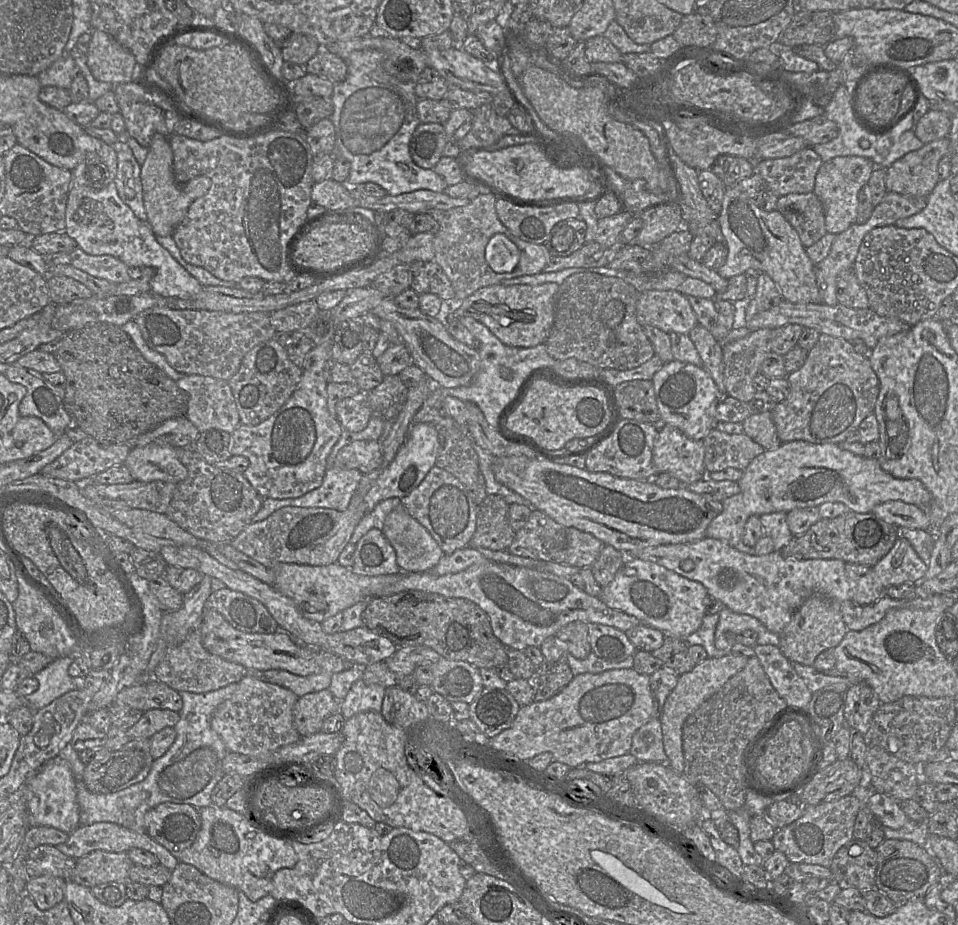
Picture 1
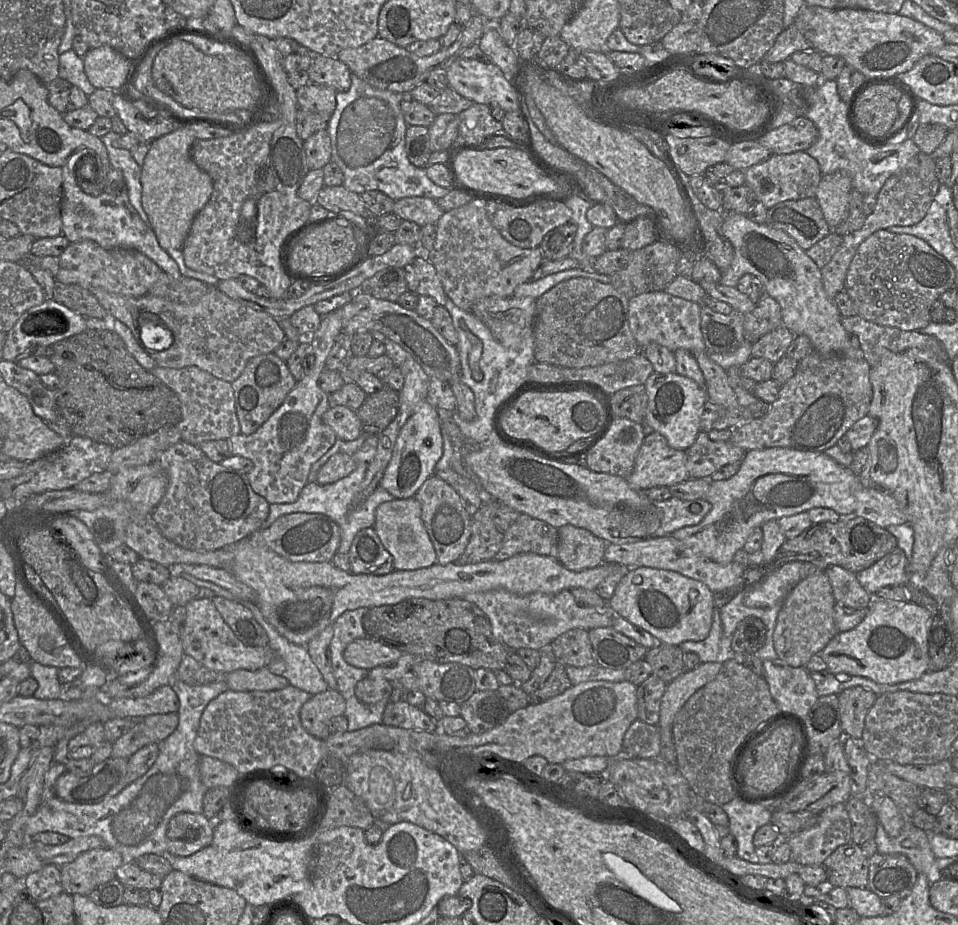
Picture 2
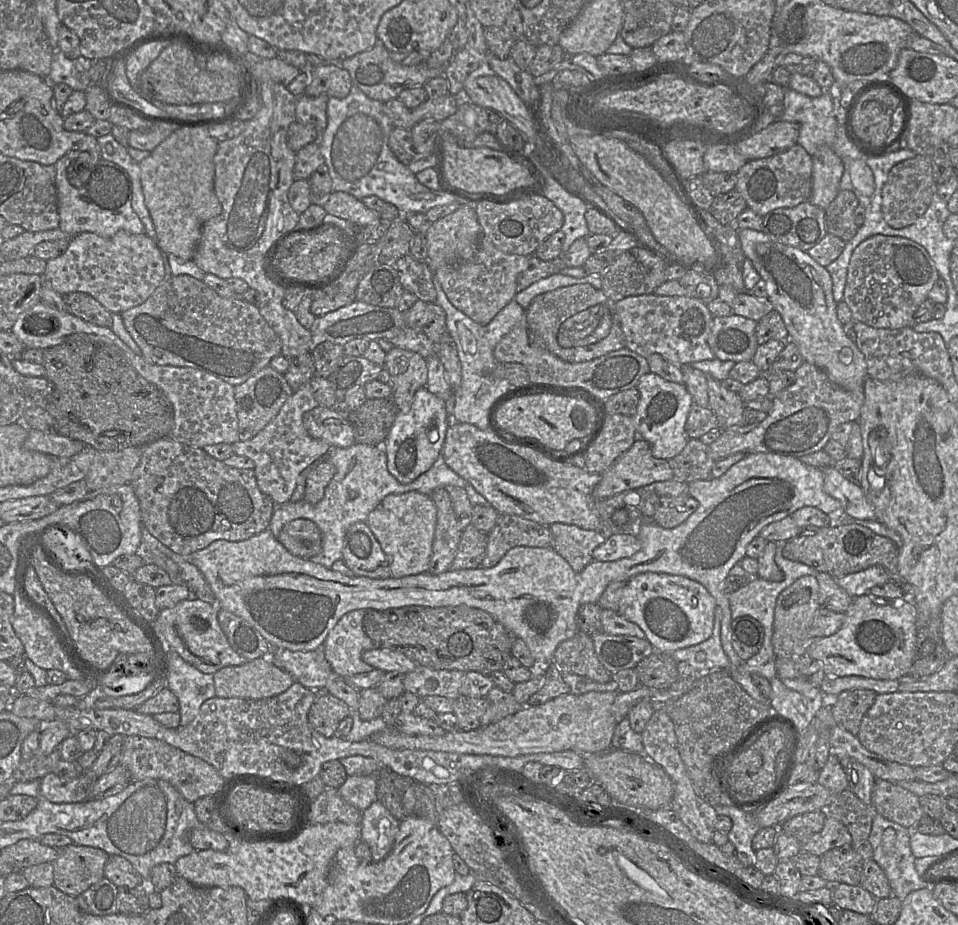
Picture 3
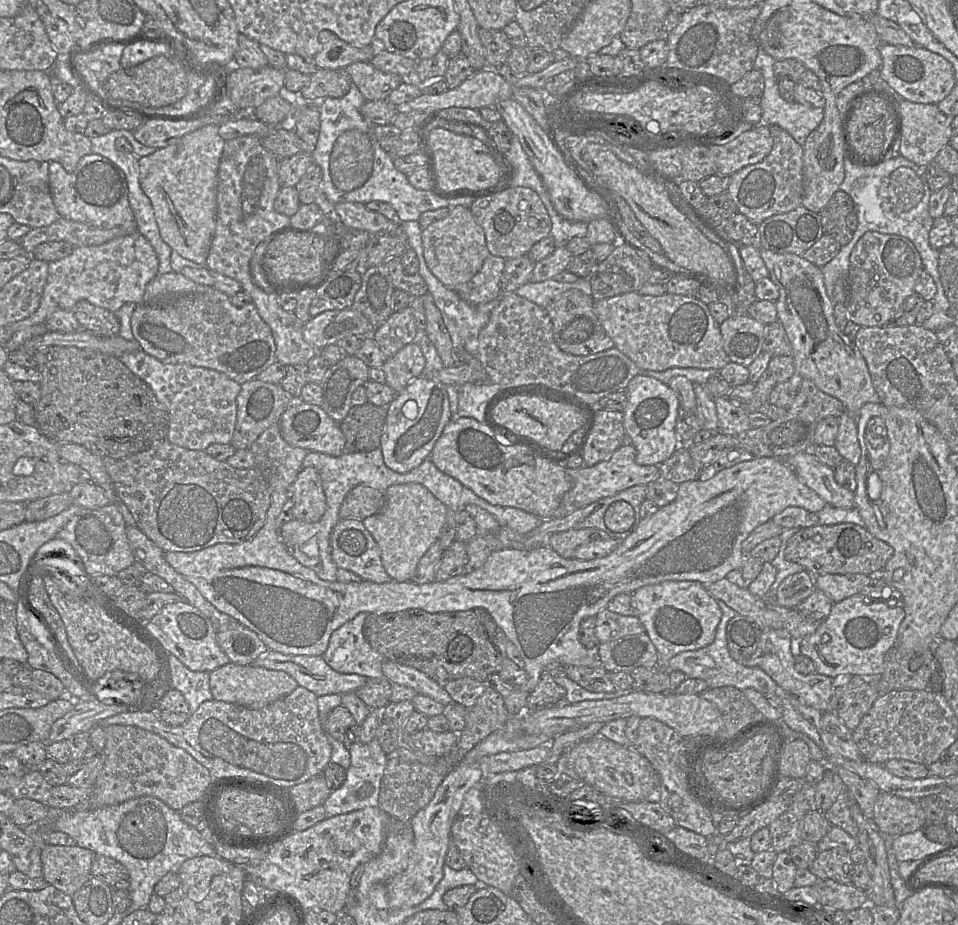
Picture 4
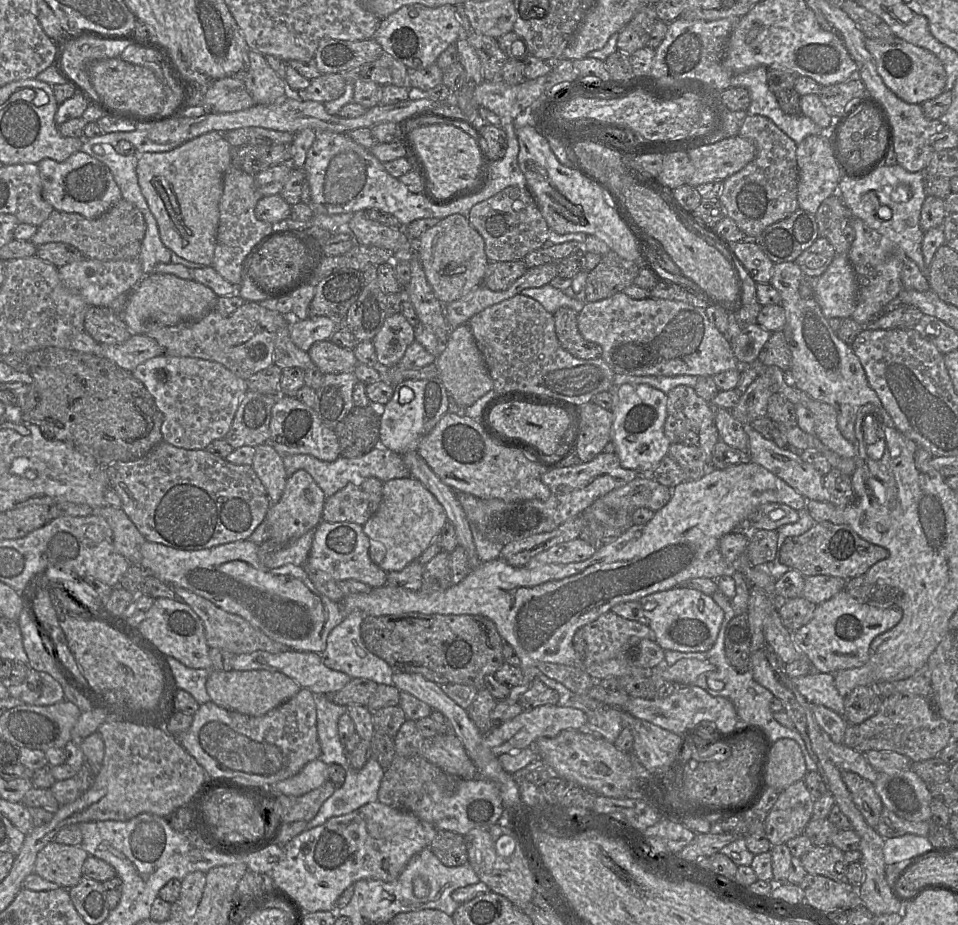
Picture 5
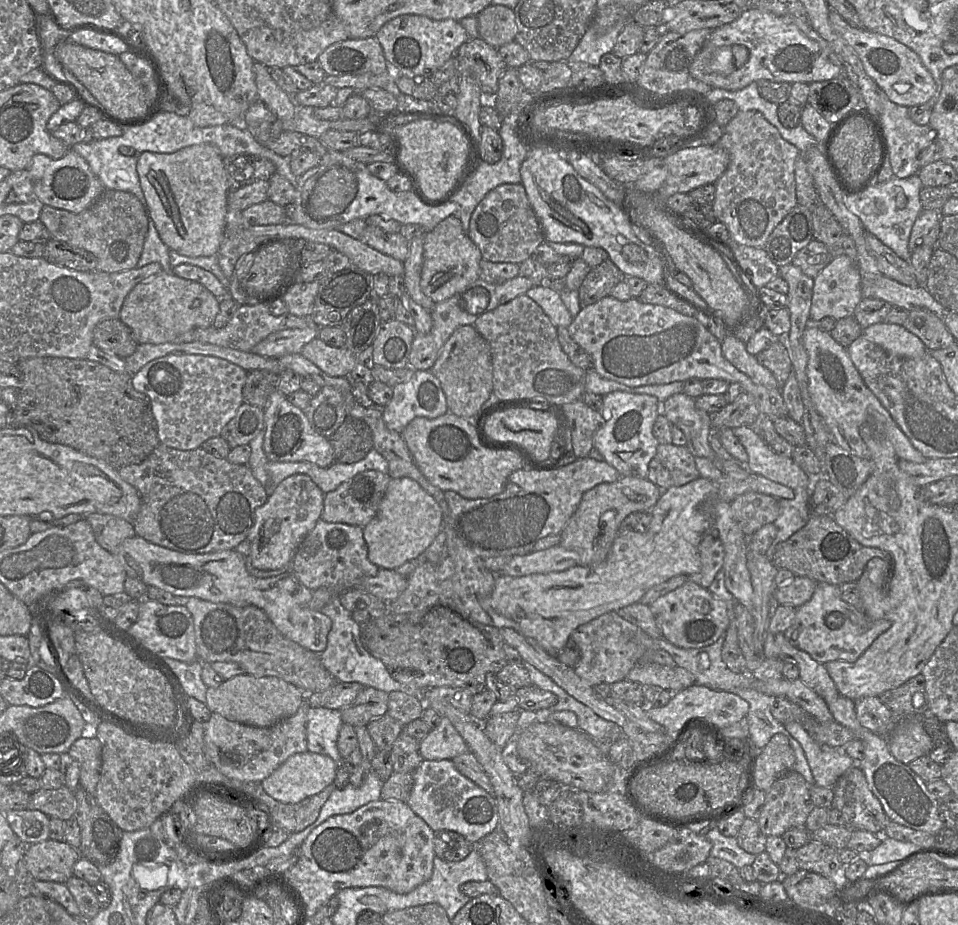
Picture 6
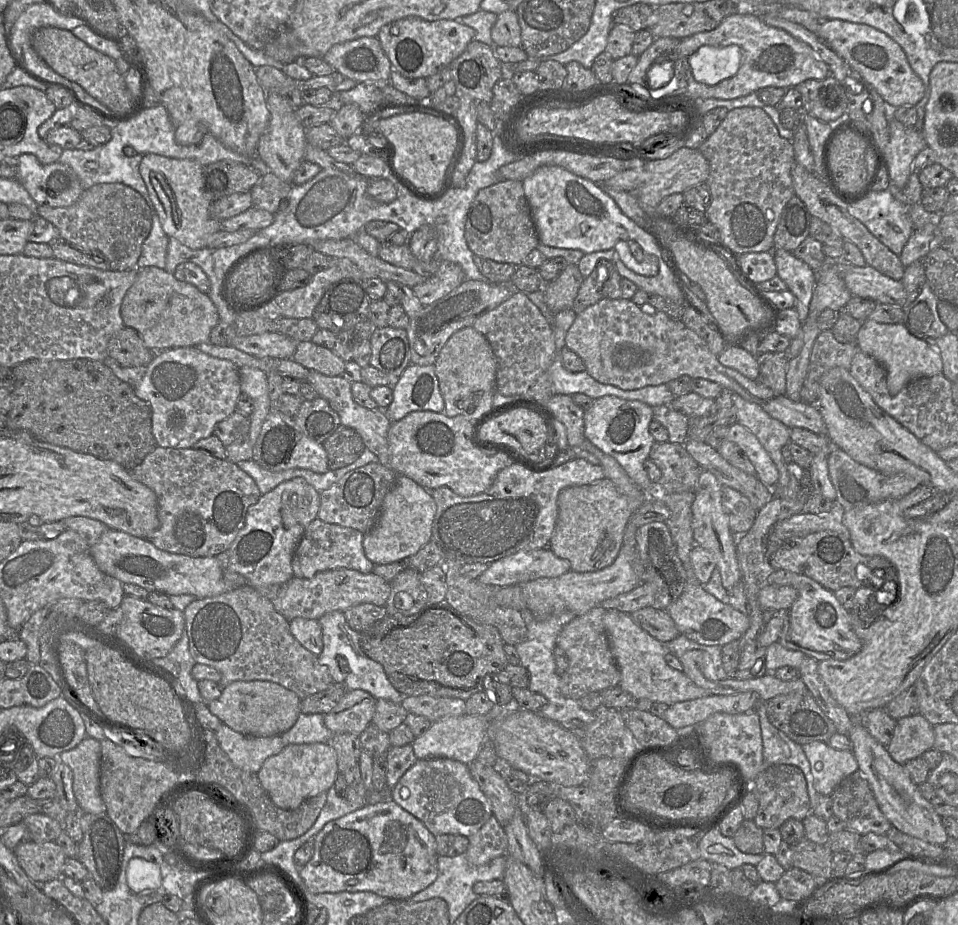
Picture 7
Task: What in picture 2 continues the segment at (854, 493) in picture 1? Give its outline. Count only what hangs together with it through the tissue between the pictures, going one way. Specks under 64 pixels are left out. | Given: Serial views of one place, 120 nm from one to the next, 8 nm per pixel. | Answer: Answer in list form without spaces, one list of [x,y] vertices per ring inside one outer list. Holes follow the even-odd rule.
[[[785,447],[750,450],[745,453],[740,469],[734,476],[727,480],[711,480],[705,496],[705,500],[711,504],[711,510],[704,519],[695,526],[676,530],[671,536],[696,554],[726,565],[733,561],[738,550],[743,549],[751,533],[770,520],[793,516],[817,507],[832,509],[839,515],[854,514],[856,509],[854,493],[862,487],[864,486],[861,480],[849,467],[839,465],[823,452],[799,451]]]

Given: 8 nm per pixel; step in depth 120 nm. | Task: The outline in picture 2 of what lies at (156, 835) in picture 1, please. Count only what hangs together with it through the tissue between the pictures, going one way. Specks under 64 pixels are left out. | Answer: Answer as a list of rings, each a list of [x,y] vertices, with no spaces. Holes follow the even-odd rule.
[[[180,812],[167,826],[169,857],[189,856],[207,847],[213,839],[213,828],[203,813]]]

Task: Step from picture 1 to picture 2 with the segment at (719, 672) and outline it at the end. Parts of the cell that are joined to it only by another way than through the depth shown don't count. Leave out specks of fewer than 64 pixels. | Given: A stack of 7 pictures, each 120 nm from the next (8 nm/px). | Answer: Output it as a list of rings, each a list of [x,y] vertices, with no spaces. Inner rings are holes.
[[[700,663],[669,682],[660,702],[658,727],[672,727],[674,718],[686,701],[701,687],[713,680],[722,663]]]

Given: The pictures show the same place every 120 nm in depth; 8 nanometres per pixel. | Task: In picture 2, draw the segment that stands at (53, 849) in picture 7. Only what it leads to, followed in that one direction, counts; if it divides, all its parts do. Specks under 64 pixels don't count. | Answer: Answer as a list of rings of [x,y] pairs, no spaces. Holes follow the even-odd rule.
[[[95,848],[81,853],[73,862],[60,868],[63,890],[87,896],[99,885],[116,878],[116,869],[125,857],[114,849]]]

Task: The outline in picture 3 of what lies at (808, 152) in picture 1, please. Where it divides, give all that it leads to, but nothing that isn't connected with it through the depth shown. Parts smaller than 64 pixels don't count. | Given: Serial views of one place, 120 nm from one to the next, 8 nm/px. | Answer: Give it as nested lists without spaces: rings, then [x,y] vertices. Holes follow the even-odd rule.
[[[798,143],[776,155],[748,161],[736,175],[735,189],[747,206],[762,217],[775,209],[793,208],[809,201],[812,195],[812,156]]]

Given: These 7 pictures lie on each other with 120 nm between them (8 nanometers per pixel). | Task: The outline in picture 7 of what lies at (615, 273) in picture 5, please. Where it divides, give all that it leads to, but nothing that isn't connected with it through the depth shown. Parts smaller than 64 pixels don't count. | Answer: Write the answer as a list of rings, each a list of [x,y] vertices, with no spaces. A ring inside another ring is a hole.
[[[600,260],[592,273],[584,278],[572,305],[576,314],[583,312],[604,297],[604,284],[611,277],[614,269],[616,269],[614,263]]]

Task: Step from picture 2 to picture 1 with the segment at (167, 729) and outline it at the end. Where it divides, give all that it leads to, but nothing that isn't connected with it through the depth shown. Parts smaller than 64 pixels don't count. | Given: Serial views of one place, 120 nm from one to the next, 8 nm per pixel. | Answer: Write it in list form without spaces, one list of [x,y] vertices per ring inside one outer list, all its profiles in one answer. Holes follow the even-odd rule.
[[[151,709],[126,732],[130,740],[151,738],[166,727],[174,727],[180,720],[179,712],[168,709]]]

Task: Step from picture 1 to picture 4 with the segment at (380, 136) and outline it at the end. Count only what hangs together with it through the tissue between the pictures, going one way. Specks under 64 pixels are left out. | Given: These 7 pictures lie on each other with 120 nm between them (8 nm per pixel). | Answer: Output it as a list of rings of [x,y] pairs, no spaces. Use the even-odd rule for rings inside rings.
[[[352,82],[346,95],[341,98],[327,97],[318,103],[320,131],[312,157],[322,170],[322,191],[334,203],[381,201],[390,204],[397,212],[400,222],[418,221],[423,212],[457,205],[470,208],[475,199],[460,197],[442,199],[430,190],[413,187],[407,175],[394,166],[394,157],[379,145],[374,135],[374,124],[361,114],[360,107],[366,101]]]

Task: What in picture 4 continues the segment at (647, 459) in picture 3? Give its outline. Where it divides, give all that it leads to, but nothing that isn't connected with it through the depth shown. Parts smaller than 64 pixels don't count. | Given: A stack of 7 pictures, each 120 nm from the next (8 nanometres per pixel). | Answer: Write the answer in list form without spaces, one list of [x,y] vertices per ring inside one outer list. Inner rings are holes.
[[[626,442],[626,444],[618,448],[610,458],[592,467],[582,466],[577,469],[566,469],[570,479],[570,488],[562,496],[559,507],[554,512],[552,518],[562,518],[601,498],[613,496],[636,485],[647,485],[661,477],[657,465],[639,465],[636,463],[635,458],[635,447],[630,442]]]

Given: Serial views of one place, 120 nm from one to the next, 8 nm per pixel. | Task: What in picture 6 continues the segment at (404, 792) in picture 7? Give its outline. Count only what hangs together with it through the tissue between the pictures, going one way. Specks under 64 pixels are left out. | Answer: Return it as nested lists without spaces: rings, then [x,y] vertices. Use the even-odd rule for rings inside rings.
[[[422,760],[412,775],[413,787],[406,803],[433,831],[450,830],[476,843],[498,827],[494,797],[463,776],[452,760]]]

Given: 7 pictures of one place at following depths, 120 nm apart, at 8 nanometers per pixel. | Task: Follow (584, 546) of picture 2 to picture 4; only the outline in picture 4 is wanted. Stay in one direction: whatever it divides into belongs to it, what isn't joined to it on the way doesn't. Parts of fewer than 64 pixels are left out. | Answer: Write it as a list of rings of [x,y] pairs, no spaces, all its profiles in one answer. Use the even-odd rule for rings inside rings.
[[[597,528],[571,529],[552,534],[546,545],[561,557],[571,558],[574,549],[579,545],[611,538],[606,532]]]

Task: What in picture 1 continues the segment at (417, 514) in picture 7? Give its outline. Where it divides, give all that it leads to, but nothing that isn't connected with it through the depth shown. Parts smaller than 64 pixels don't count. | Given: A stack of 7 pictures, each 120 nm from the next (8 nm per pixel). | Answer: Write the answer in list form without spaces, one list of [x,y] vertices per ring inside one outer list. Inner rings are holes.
[[[401,505],[386,516],[381,531],[394,548],[402,572],[432,571],[444,555],[427,529]]]

